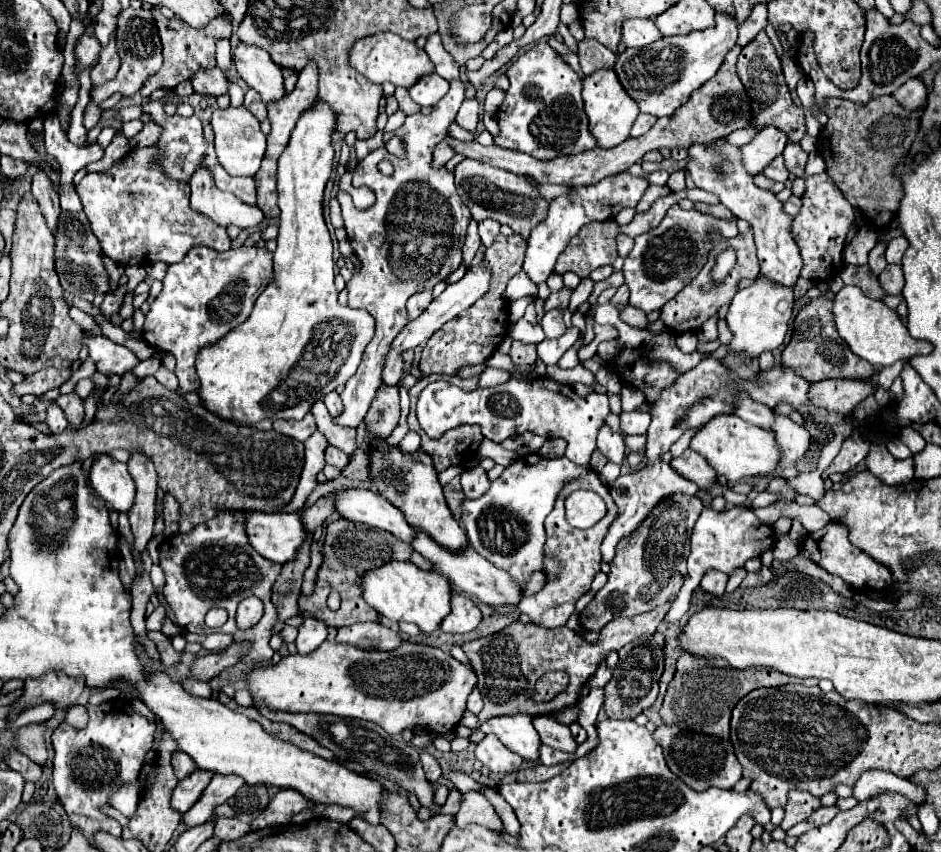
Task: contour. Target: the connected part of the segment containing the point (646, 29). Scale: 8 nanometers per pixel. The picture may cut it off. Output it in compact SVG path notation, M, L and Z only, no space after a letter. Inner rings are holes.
M626 20L622 26L622 42L626 46L642 48L662 38L662 32L652 20Z

